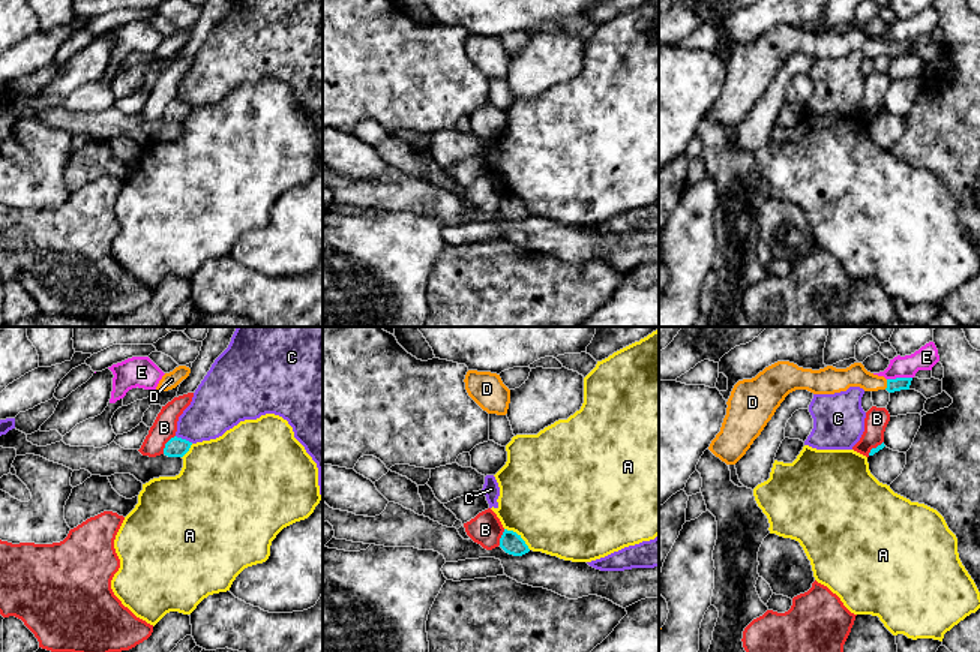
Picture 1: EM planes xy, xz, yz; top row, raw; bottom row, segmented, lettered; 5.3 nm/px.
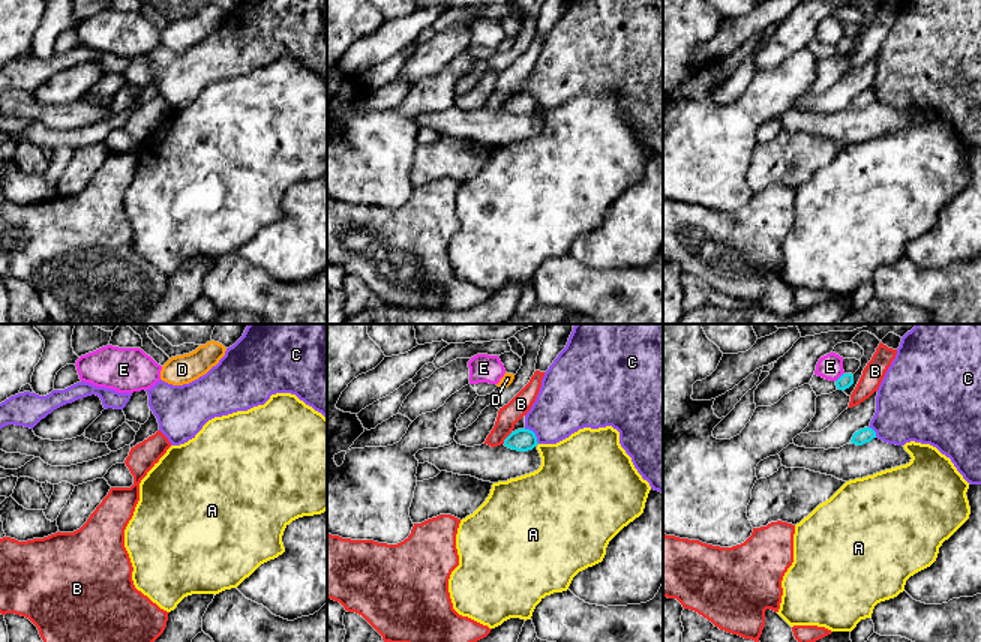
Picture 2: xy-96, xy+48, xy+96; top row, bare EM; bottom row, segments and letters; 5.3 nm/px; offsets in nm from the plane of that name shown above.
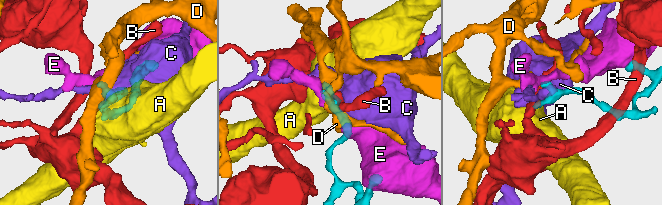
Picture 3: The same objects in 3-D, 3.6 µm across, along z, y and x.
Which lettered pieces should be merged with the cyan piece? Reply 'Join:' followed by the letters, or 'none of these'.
Join: D

